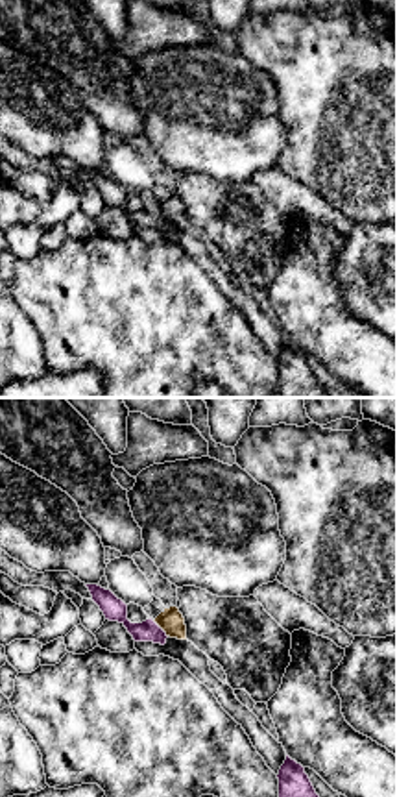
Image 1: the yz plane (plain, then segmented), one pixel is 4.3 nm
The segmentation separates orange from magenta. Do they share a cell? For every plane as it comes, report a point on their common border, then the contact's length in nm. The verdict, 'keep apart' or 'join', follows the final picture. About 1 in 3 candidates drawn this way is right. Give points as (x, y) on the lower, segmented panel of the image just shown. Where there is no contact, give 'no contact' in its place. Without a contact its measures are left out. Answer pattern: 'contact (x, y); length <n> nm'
contact (161, 627); length 100 nm

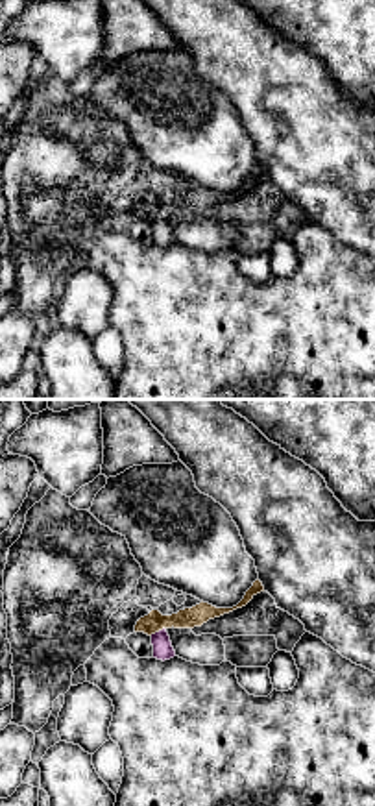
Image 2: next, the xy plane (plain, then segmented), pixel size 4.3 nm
contact (157, 631); length 80 nm

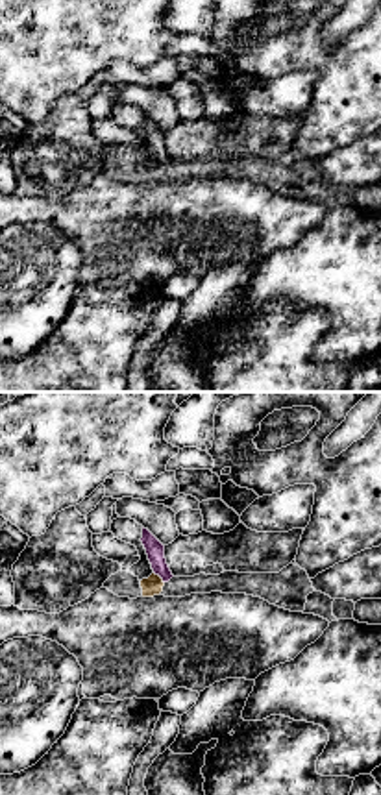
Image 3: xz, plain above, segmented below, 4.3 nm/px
contact (159, 577); length 70 nm

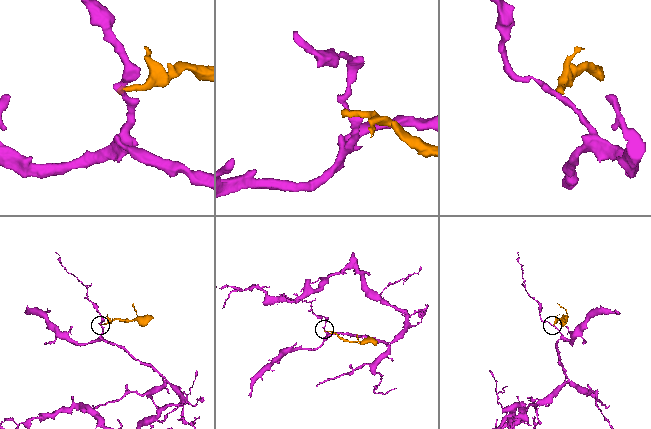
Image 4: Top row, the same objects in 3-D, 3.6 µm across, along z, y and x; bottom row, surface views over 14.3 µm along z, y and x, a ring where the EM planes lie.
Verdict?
keep apart

